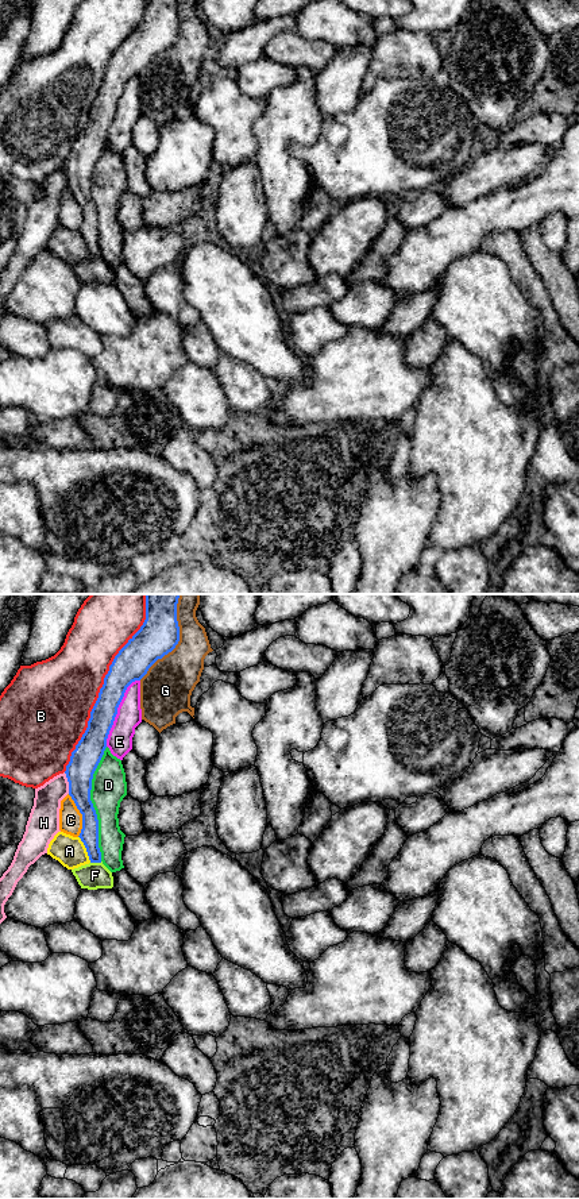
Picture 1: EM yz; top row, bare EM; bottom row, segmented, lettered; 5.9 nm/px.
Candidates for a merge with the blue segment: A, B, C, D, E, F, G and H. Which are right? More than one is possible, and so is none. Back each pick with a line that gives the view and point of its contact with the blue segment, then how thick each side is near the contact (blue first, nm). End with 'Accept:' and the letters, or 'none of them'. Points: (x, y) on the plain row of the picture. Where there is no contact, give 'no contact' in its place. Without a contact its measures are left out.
Accept: none of them

